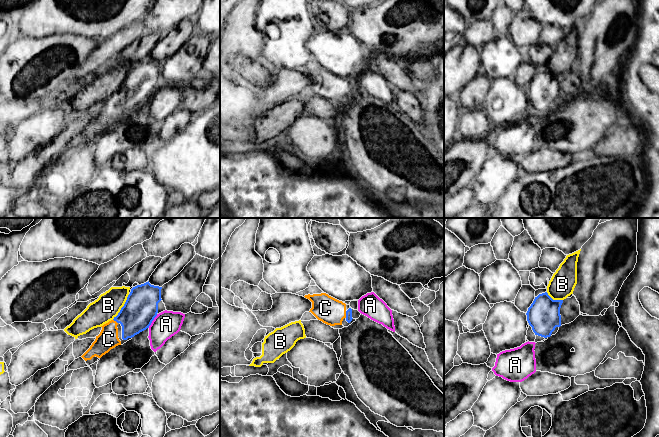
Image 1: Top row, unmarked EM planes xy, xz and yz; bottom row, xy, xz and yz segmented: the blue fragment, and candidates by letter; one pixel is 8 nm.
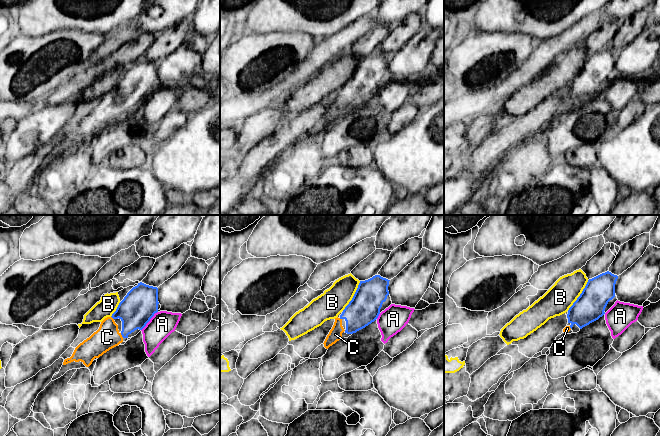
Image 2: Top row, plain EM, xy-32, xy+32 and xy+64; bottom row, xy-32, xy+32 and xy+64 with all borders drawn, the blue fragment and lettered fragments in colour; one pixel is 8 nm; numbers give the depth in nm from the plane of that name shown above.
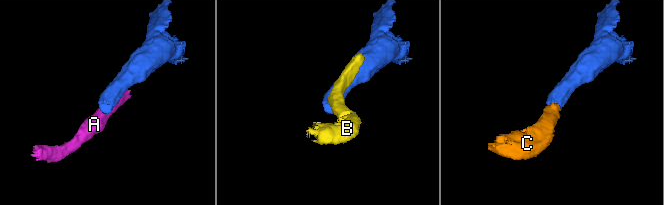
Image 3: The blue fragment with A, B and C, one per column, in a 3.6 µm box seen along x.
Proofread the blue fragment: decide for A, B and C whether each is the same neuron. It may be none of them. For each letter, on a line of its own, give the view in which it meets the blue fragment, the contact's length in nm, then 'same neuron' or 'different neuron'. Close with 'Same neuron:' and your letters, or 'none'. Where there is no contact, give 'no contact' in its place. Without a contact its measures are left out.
A: contact in xy; length 130 nm; different neuron
B: contact in xy; length 240 nm; different neuron
C: contact in xz; length 60 nm; same neuron
Same neuron: C

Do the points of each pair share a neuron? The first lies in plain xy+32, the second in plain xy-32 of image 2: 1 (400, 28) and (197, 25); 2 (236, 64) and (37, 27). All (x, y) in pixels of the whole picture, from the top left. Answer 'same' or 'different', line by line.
1: different
2: different

